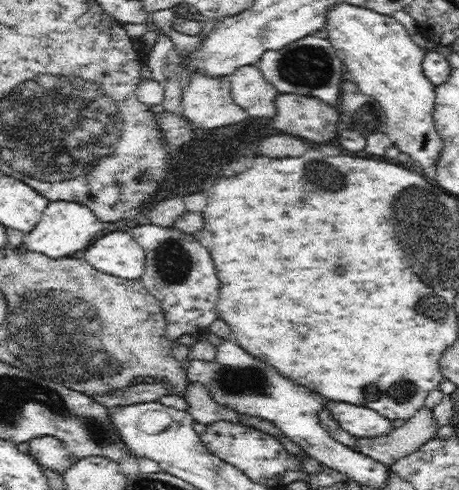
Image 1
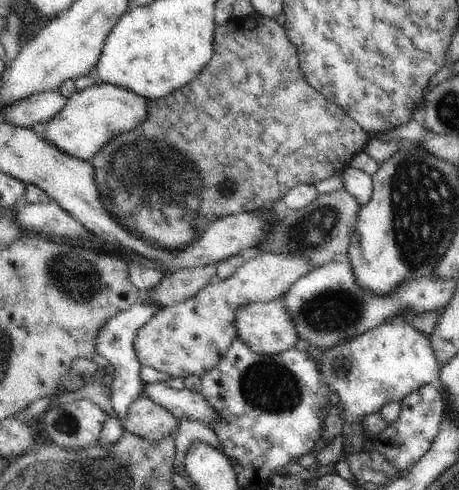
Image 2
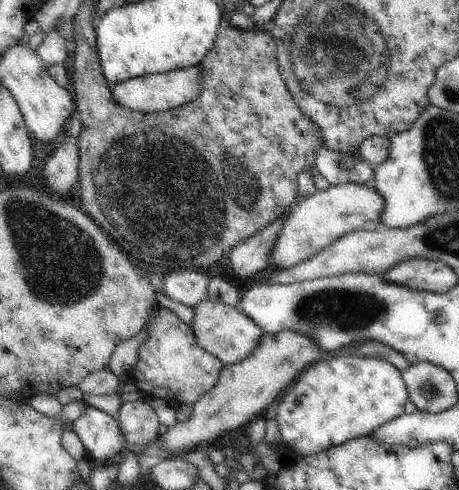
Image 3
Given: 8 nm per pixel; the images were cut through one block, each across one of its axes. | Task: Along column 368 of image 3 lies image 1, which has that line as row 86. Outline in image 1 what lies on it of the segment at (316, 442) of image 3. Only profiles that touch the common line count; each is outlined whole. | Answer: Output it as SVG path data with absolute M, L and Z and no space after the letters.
M336 4L326 14L330 44L344 60L344 70L354 78L354 84L368 96L380 102L386 114L386 134L392 146L408 154L422 168L438 164L442 154L442 136L434 126L436 84L424 74L426 50L412 42L406 28L392 16L378 14L366 6Z

